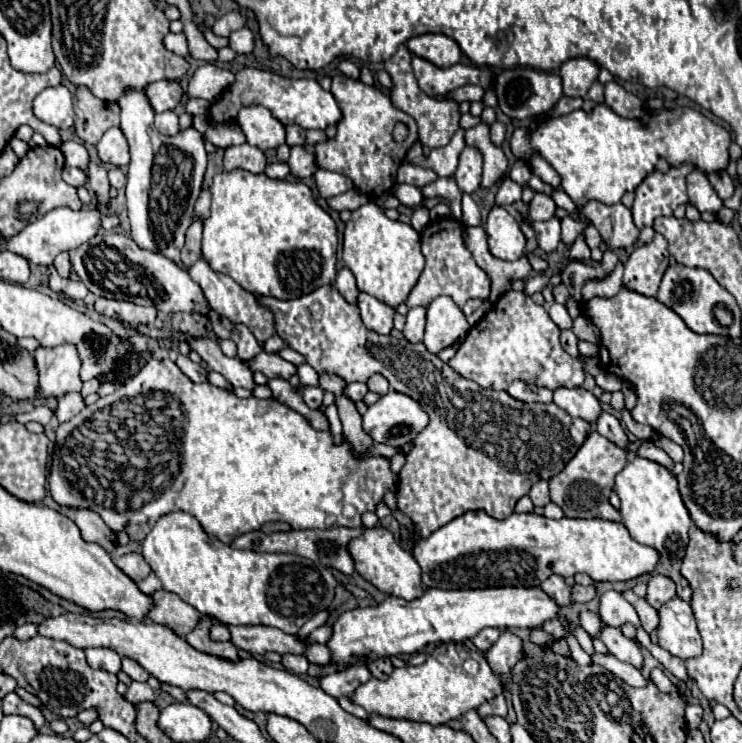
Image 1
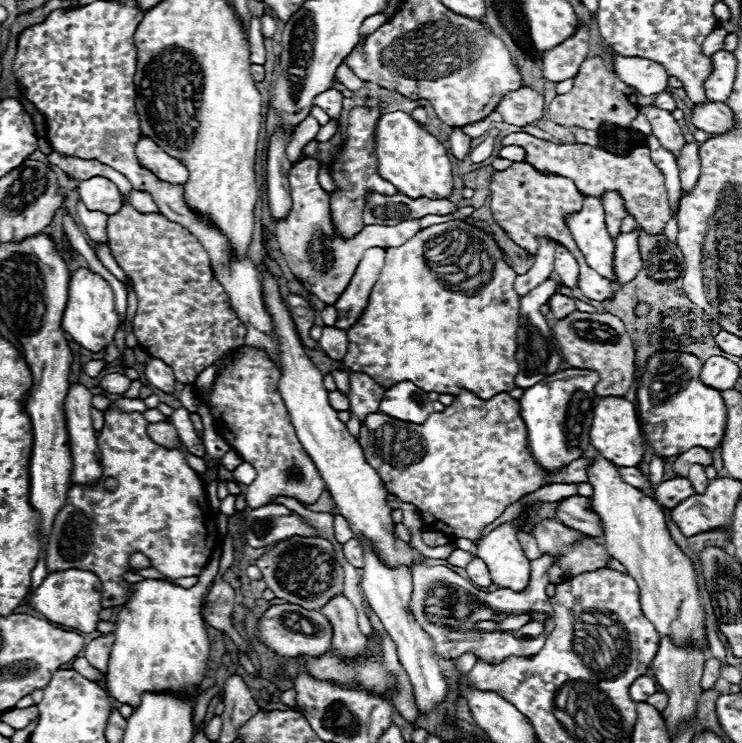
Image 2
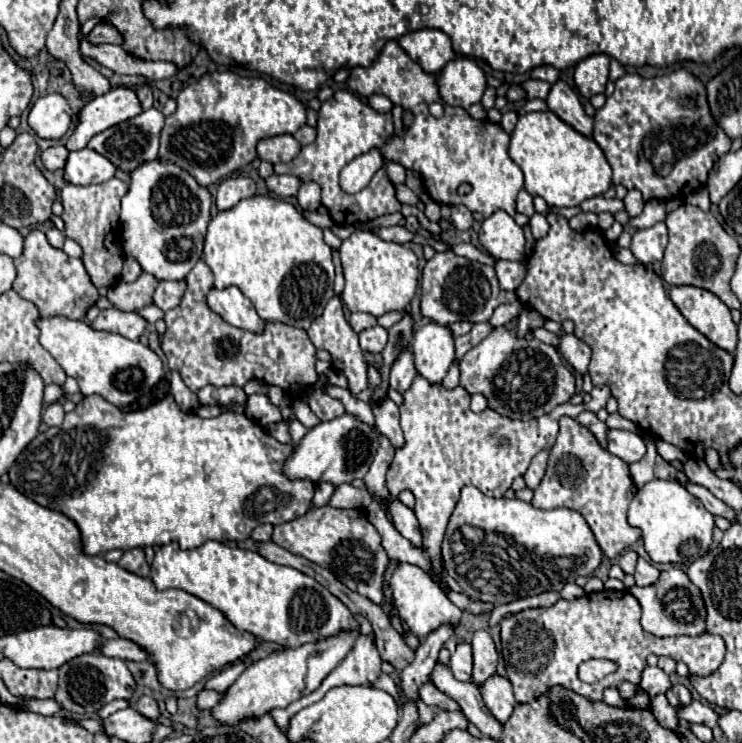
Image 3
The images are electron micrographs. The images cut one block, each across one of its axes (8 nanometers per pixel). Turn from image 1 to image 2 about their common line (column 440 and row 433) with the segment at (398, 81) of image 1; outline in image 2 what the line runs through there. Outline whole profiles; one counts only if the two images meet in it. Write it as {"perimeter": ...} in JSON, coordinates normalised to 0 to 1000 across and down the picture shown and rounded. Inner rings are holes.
{"perimeter":[[[140,555],[140,576],[132,584],[132,603],[140,630],[135,649],[143,643],[156,643],[159,654],[151,662],[143,659],[140,651],[129,651],[129,657],[97,654],[92,659],[86,684],[75,692],[70,719],[65,721],[67,732],[62,732],[59,743],[62,764],[67,770],[92,764],[127,770],[137,783],[137,818],[154,818],[170,810],[173,783],[164,781],[164,773],[173,770],[173,746],[191,743],[221,775],[237,781],[251,775],[270,775],[296,729],[296,716],[288,700],[291,692],[280,678],[272,643],[251,624],[243,606],[224,606],[208,598],[197,584],[197,571],[199,568],[186,555]]]}

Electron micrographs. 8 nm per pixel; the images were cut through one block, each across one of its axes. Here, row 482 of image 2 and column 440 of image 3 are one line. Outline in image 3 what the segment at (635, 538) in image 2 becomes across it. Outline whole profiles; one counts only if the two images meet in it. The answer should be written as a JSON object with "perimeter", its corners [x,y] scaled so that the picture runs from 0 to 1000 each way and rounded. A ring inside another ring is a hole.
{"perimeter":[[[536,759],[534,770],[528,773],[528,799],[531,799],[531,816],[539,826],[539,832],[566,859],[571,859],[571,856],[577,856],[577,851],[585,851],[588,845],[593,845],[593,840],[609,840],[612,845],[620,840],[623,821],[617,816],[612,816],[604,808],[604,802],[582,783],[582,778],[563,762]]]}

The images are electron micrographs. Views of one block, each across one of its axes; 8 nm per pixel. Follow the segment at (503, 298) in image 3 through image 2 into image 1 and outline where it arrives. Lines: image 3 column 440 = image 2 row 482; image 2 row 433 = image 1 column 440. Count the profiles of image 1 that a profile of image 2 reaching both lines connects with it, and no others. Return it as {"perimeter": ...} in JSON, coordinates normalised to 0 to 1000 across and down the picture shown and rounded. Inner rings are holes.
{"perimeter":[[[609,291],[582,296],[569,312],[569,342],[574,347],[574,361],[547,404],[550,415],[558,415],[558,412],[574,415],[585,401],[596,396],[606,398],[617,412],[625,412],[628,404],[633,401],[652,404],[658,398],[660,393],[658,369],[642,358],[636,342],[631,339],[631,331],[625,323],[625,301],[620,296]]]}

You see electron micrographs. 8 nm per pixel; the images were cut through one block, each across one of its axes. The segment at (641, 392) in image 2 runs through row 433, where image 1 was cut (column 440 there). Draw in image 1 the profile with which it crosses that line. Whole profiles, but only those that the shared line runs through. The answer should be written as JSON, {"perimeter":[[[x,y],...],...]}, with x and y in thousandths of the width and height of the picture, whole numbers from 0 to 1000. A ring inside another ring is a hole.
{"perimeter":[[[604,864],[590,867],[585,878],[574,886],[574,891],[566,896],[531,899],[523,915],[499,913],[493,921],[482,923],[482,929],[474,934],[474,942],[491,950],[496,961],[504,958],[512,964],[547,966],[593,977],[612,966],[625,964],[625,958],[642,956],[647,948],[663,942],[663,937],[671,937],[674,931],[677,918],[663,904],[652,880],[636,878],[625,867]],[[633,895],[637,895],[636,903]]]}

